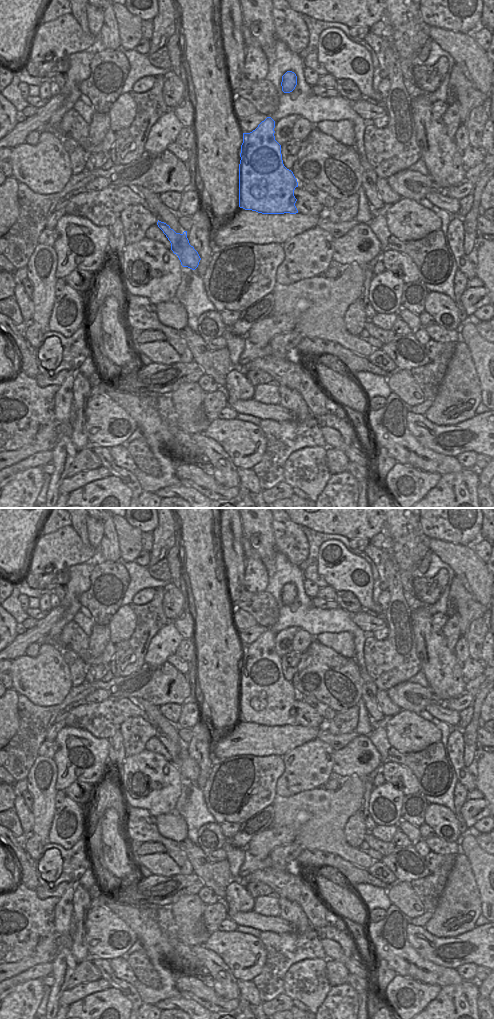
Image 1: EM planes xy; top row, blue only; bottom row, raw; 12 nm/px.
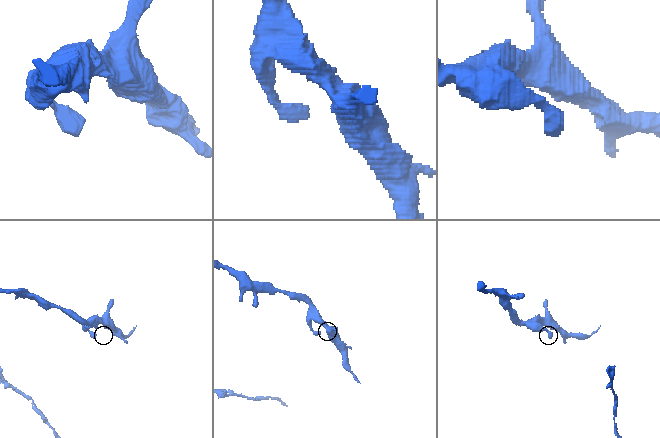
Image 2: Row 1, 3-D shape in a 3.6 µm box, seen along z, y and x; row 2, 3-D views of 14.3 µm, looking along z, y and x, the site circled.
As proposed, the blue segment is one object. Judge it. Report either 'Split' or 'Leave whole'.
Leave whole

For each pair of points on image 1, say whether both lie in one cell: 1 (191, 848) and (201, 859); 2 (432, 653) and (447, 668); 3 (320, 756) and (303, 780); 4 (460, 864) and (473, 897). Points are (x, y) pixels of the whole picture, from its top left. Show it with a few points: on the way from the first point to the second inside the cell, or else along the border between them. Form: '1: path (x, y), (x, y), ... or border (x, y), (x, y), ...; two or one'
1: path (193, 851), (198, 856); one
2: path (435, 657), (443, 667); one
3: path (314, 762), (303, 774); one
4: path (461, 872), (461, 885), (465, 889); one

